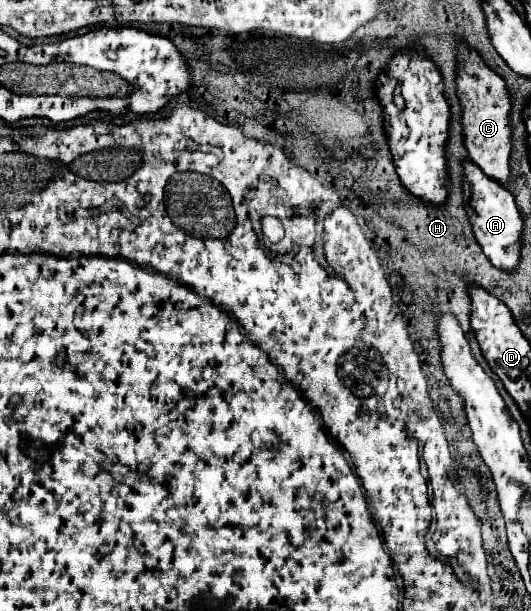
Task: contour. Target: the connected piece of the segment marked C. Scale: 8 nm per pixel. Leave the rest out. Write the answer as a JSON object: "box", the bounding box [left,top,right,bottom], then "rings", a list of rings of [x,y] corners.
{"box":[458,48,514,186],"rings":[[[470,48],[462,52],[462,72],[458,72],[458,98],[462,104],[464,144],[472,162],[478,164],[488,178],[500,182],[502,186],[510,186],[514,182],[510,168],[510,94],[506,90],[506,82],[496,72],[486,68],[482,58]]]}

